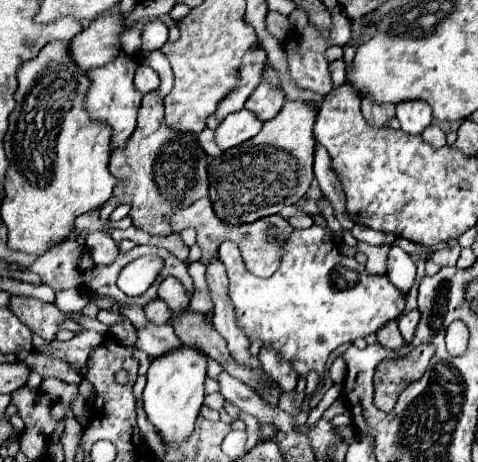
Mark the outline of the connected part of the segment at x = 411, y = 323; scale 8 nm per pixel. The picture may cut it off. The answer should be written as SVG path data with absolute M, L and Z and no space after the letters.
M411 310L411 312L399 316L399 330L401 330L401 336L405 338L405 342L411 342L417 322L419 322L419 312L417 310Z

